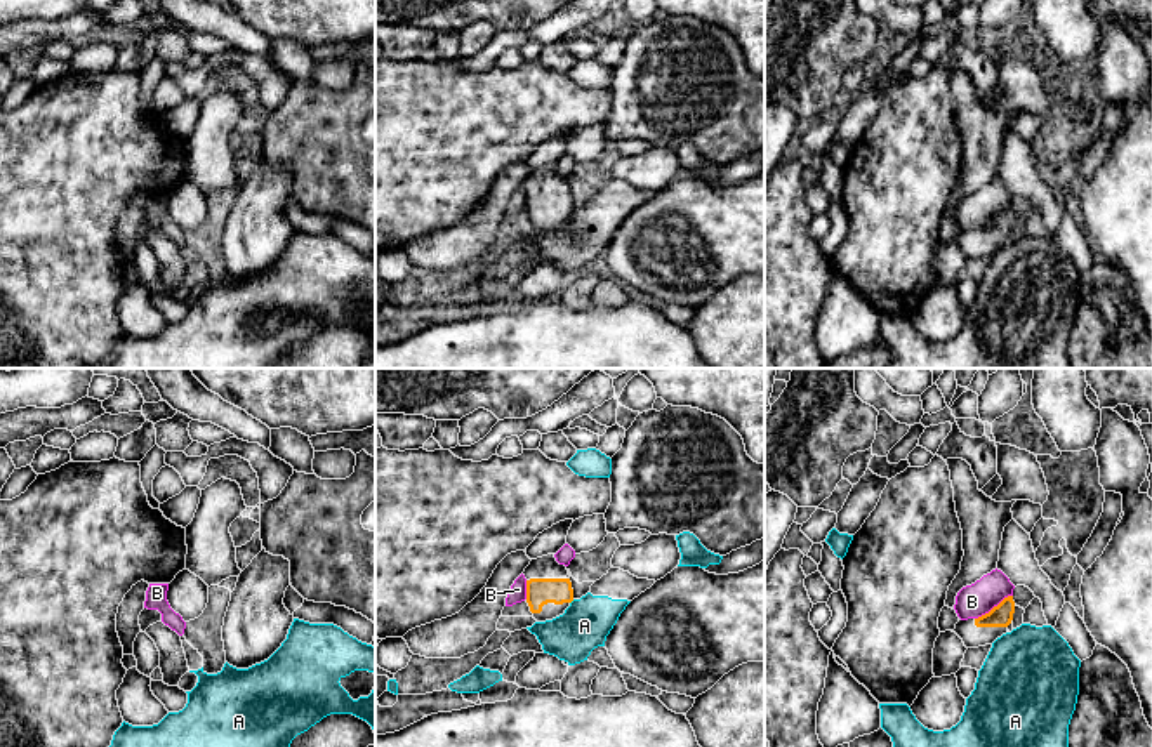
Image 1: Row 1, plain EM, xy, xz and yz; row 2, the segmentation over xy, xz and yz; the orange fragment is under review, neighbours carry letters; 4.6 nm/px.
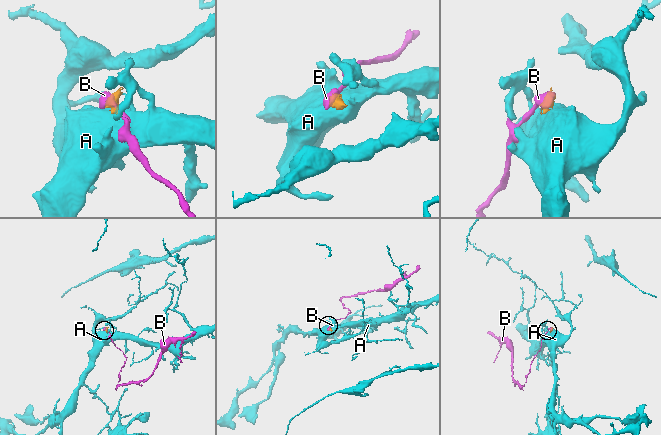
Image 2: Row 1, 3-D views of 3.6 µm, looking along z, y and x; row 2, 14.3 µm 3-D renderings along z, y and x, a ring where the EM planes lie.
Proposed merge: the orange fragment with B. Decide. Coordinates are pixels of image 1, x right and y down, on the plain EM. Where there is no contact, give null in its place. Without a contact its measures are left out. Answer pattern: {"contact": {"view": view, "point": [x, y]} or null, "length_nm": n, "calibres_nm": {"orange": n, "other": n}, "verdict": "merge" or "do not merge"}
{"contact": {"view": "yz", "point": [994, 218]}, "length_nm": 200, "calibres_nm": {"orange": 110, "other": 160}, "verdict": "do not merge"}

